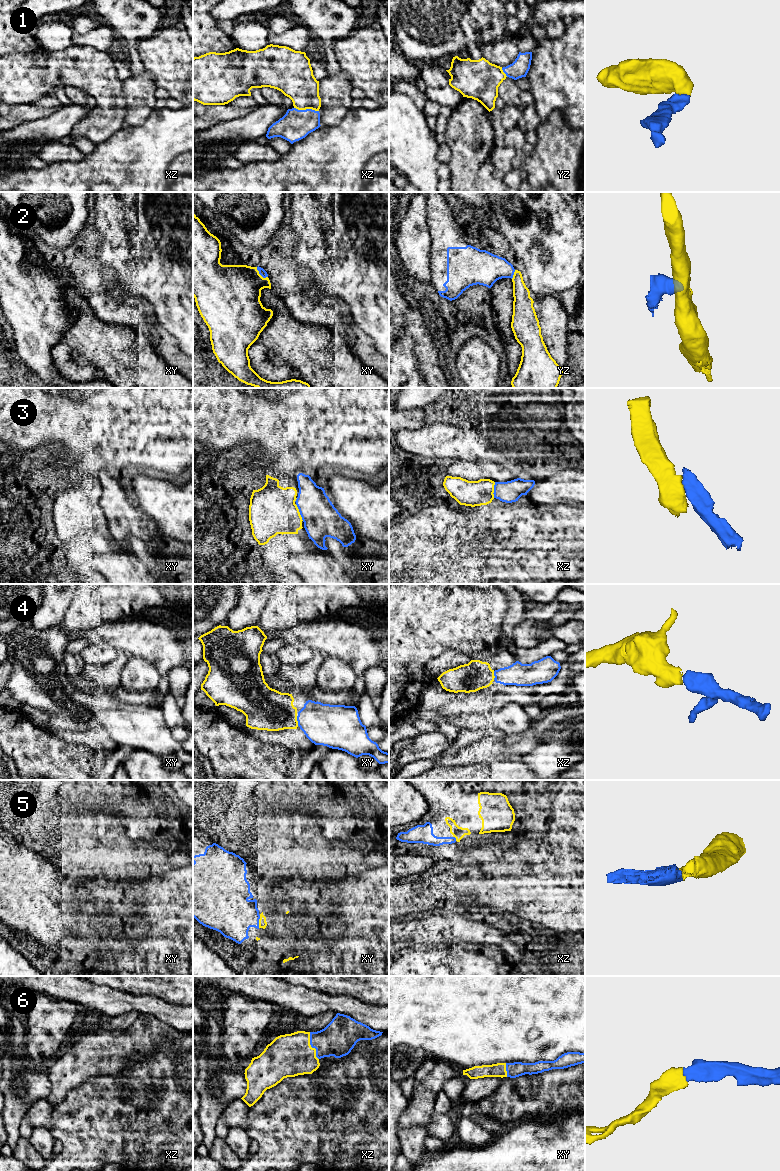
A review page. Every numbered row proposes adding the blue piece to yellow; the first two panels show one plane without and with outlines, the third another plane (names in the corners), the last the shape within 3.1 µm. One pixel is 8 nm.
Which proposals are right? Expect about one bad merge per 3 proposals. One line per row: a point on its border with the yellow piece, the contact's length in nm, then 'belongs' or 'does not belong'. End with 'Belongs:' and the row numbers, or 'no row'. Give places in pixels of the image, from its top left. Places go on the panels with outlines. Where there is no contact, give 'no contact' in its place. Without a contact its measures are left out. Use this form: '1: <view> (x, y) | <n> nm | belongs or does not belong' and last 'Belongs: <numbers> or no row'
1: xz (306, 108) | 200 nm | belongs
2: xy (259, 274) | 130 nm | does not belong
3: xy (299, 512) | 150 nm | does not belong
4: xy (297, 721) | 80 nm | belongs
5: xy (259, 921) | 110 nm | belongs
6: xz (310, 1046) | 240 nm | belongs
Belongs: 1, 4, 5, 6

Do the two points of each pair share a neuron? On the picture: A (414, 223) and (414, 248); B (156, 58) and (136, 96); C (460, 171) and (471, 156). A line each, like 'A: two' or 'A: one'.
A: one
B: two
C: one

